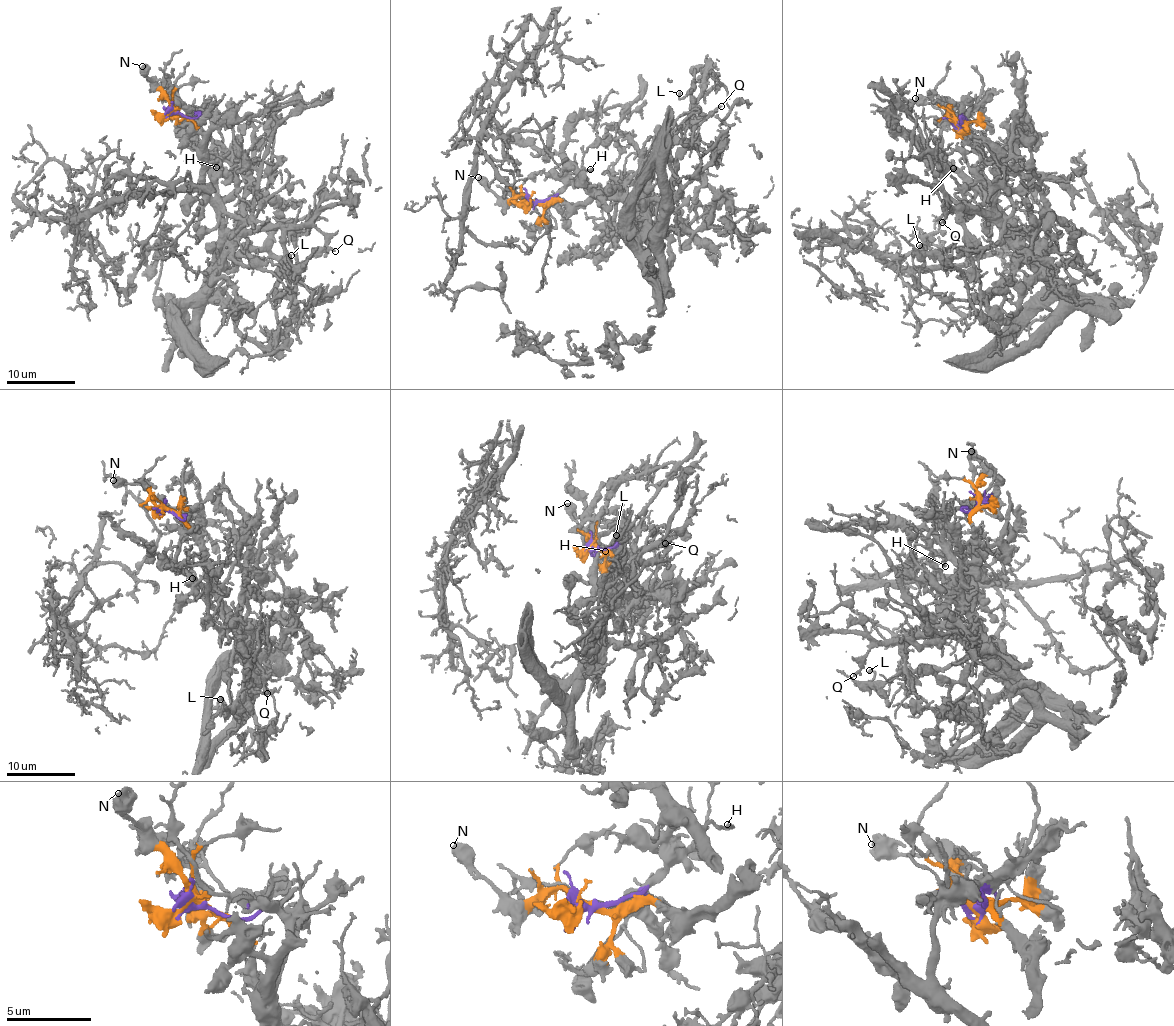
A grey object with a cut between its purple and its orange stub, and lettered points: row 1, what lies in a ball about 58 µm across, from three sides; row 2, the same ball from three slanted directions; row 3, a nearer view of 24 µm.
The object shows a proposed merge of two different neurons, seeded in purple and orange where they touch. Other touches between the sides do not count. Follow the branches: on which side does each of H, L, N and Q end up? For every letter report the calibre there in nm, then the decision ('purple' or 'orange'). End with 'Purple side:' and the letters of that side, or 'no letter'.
H: calibre 170 nm; purple
L: calibre 200 nm; orange
N: calibre 600 nm; orange
Q: calibre 130 nm; orange
Purple side: H

